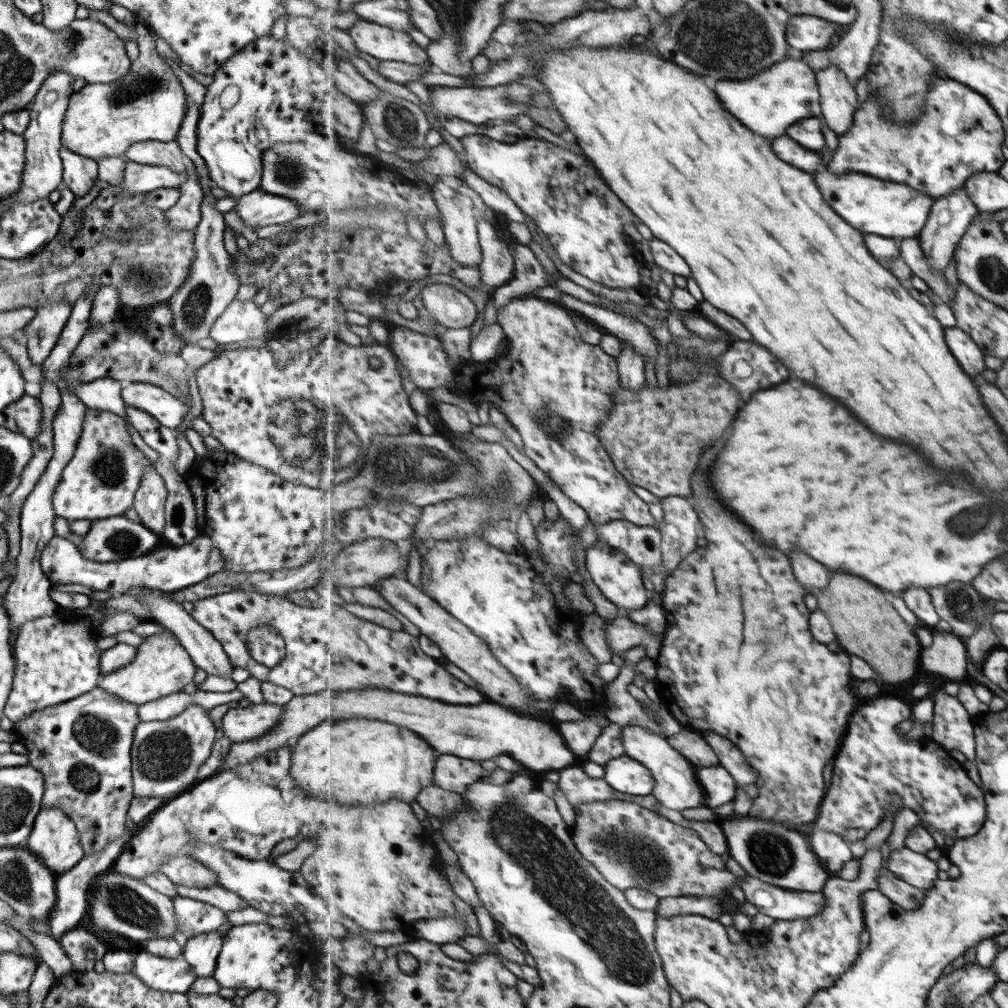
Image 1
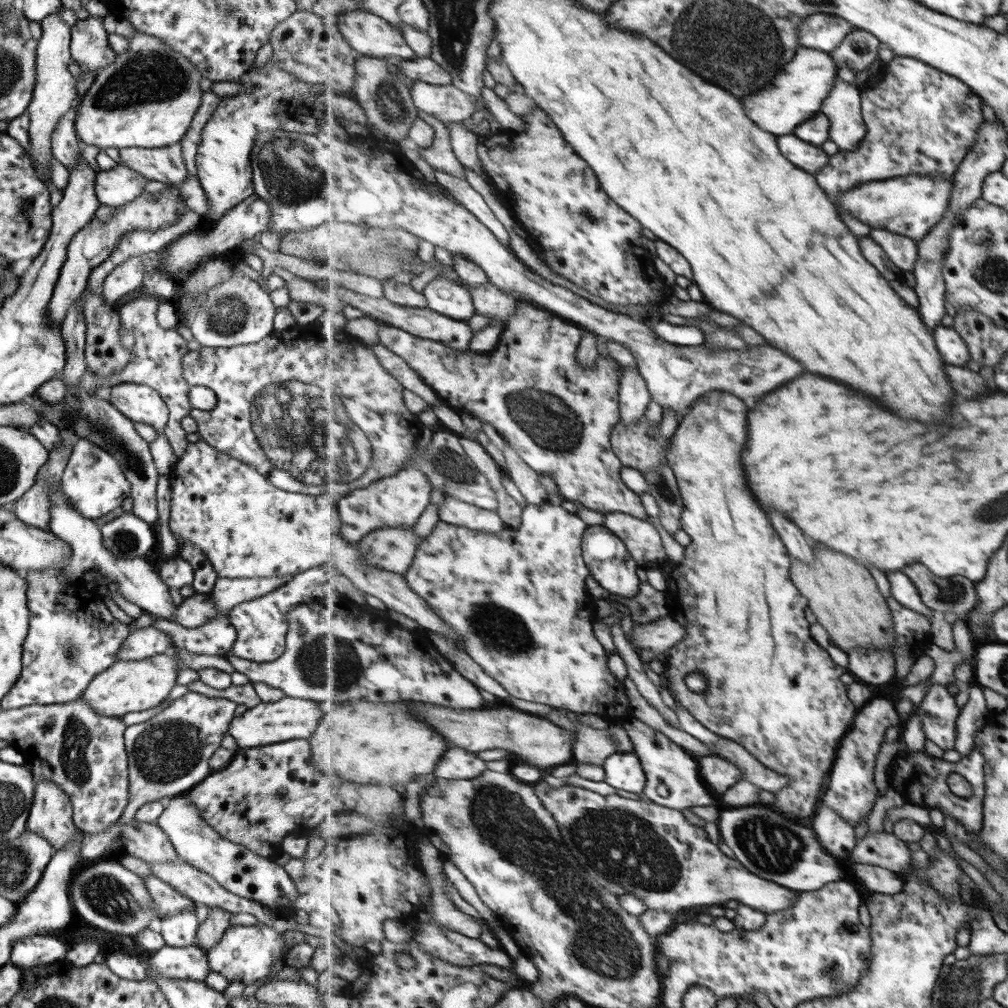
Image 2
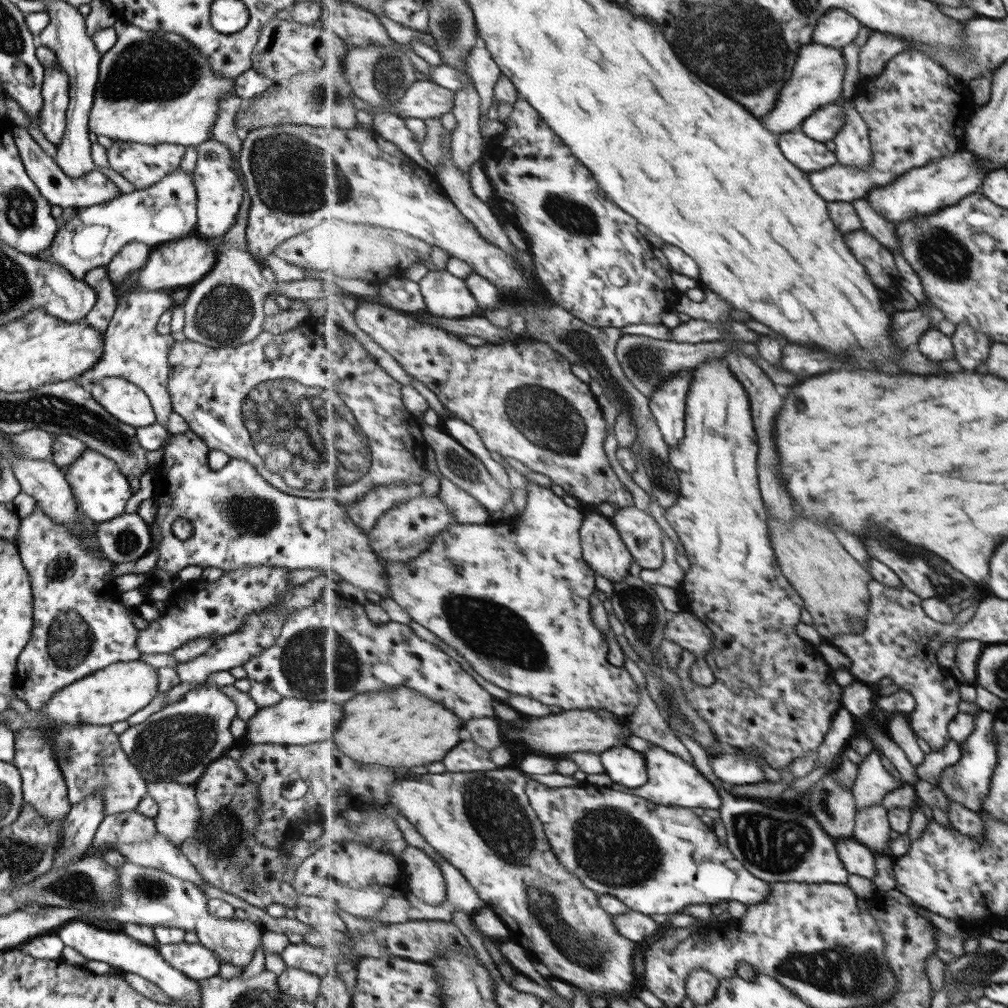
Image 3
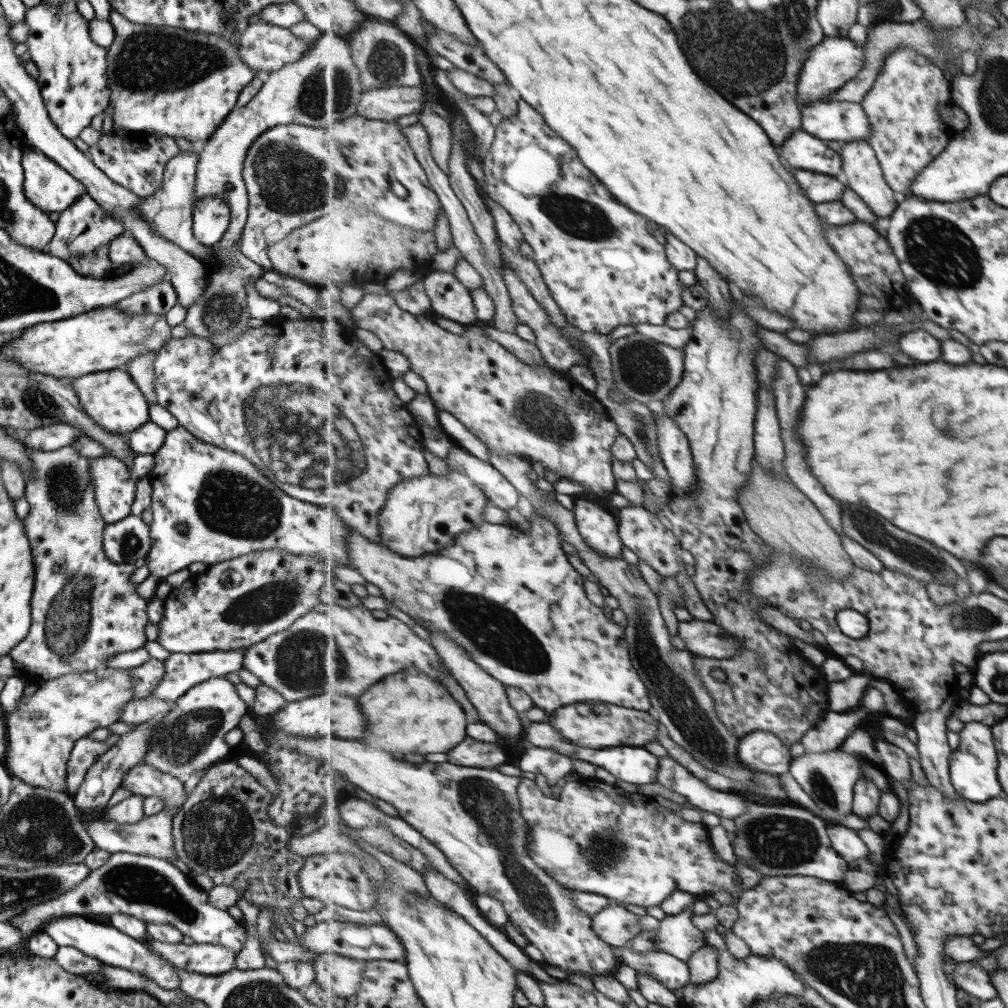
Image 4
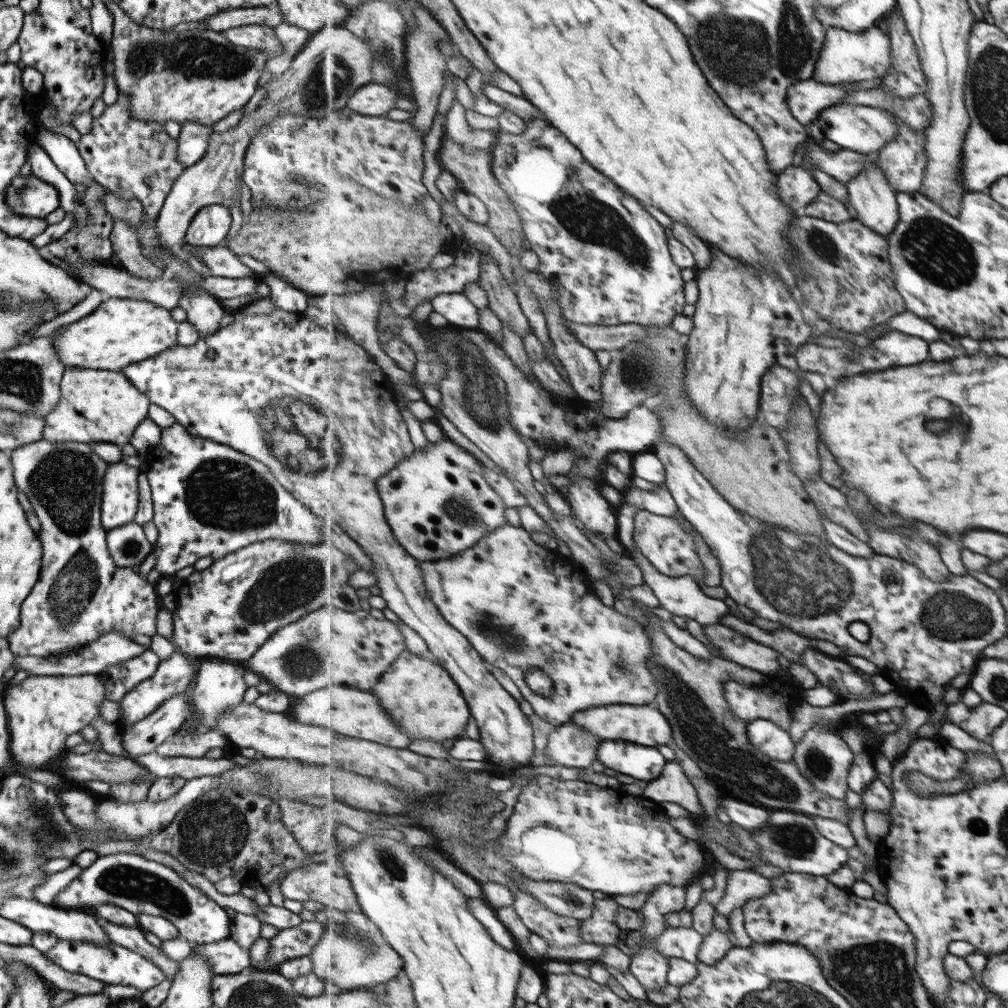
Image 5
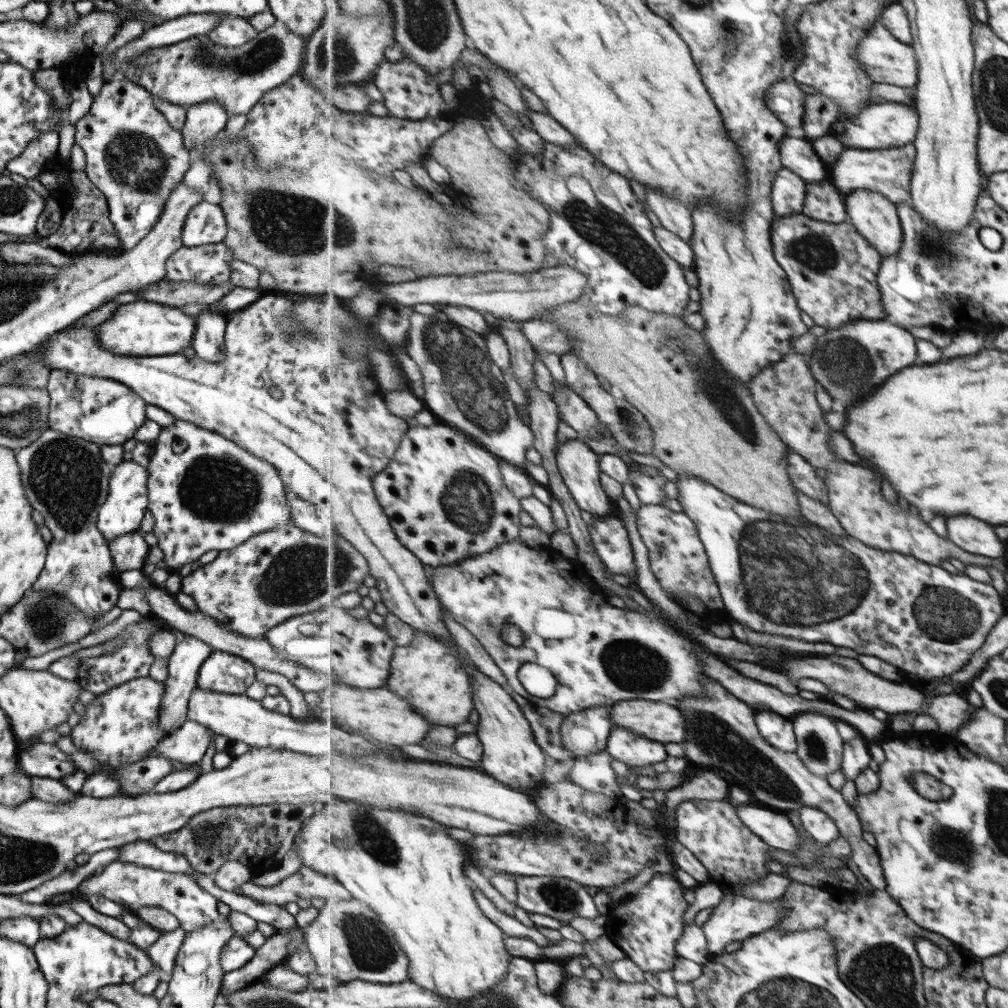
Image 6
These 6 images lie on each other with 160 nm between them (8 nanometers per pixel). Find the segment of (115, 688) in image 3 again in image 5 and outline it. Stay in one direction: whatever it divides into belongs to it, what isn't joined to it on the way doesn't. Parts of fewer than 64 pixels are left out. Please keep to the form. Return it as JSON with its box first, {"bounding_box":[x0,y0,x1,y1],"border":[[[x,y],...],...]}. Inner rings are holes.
{"bounding_box":[2,674,105,770],"border":[[[82,674],[79,676],[27,676],[21,682],[10,686],[6,684],[2,703],[7,716],[9,733],[9,752],[12,762],[21,768],[45,770],[60,758],[66,748],[66,736],[79,733],[89,723],[100,717],[99,703],[105,699],[102,678],[99,675]]]}

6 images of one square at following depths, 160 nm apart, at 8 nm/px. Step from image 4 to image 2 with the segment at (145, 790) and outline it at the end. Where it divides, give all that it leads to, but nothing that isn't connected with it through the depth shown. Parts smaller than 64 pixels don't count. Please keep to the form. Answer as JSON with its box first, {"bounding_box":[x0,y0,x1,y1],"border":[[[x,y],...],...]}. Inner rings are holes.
{"bounding_box":[155,793,304,920],"border":[[[180,793],[162,801],[164,807],[155,824],[167,835],[179,860],[208,874],[231,894],[270,908],[283,920],[291,918],[304,920],[293,908],[293,900],[300,892],[283,867],[273,862],[273,858],[256,856],[248,848],[221,838],[199,816],[200,812],[190,803],[189,795]]]}

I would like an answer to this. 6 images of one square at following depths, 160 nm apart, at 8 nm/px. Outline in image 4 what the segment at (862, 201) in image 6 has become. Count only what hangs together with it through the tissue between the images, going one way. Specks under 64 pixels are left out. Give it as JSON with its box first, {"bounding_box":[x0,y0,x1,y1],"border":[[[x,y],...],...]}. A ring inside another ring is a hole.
{"bounding_box":[840,141,901,218],"border":[[[870,141],[845,143],[842,144],[840,153],[843,156],[843,178],[848,186],[868,202],[876,215],[880,218],[890,218],[896,211],[901,196],[888,185],[872,143]]]}

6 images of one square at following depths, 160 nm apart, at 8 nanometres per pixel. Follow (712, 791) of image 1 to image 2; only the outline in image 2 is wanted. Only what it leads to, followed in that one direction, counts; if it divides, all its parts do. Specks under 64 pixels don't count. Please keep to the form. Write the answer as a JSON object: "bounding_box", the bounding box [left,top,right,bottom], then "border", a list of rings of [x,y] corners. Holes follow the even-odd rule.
{"bounding_box":[698,754,743,794],"border":[[[715,754],[701,756],[698,761],[702,775],[707,778],[707,783],[715,788],[717,794],[725,794],[731,786],[735,786],[743,778],[742,770]]]}

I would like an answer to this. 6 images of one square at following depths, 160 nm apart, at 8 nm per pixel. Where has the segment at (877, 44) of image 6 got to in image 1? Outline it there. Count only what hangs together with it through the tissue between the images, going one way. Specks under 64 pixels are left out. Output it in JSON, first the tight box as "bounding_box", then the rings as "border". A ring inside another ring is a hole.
{"bounding_box":[717,57,823,138],"border":[[[802,57],[786,58],[781,64],[749,78],[749,80],[719,80],[717,94],[723,106],[753,132],[775,138],[783,136],[789,126],[809,118],[823,118],[820,85],[817,70],[807,64]]]}

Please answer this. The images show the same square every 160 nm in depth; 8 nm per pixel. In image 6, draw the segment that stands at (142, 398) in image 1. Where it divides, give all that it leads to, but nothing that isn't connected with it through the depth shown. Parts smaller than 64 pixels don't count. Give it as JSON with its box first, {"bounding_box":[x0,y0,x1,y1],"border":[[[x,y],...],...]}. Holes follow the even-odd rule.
{"bounding_box":[45,369,146,445],"border":[[[51,369],[45,387],[49,404],[49,429],[100,445],[122,445],[135,434],[146,419],[146,402],[130,388],[107,378],[81,376],[61,369]]]}

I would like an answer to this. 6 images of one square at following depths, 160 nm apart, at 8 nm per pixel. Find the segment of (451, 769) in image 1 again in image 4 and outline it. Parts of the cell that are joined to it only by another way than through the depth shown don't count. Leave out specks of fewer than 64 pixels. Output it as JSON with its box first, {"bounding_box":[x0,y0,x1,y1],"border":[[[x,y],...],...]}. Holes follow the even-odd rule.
{"bounding_box":[449,736,508,768],"border":[[[467,736],[453,752],[449,752],[449,762],[461,764],[461,766],[477,766],[477,768],[491,768],[501,766],[508,762],[505,750],[501,750],[495,744],[479,742],[471,736]]]}

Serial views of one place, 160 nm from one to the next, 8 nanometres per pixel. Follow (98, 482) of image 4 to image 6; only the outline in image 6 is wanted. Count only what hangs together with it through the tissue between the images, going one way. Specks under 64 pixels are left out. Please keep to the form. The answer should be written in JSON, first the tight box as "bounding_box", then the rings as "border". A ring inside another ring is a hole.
{"bounding_box":[96,461,148,544],"border":[[[121,461],[119,464],[112,466],[108,478],[108,491],[106,499],[98,508],[96,518],[97,530],[103,535],[108,544],[112,538],[138,531],[141,519],[147,508],[147,487],[146,480],[148,472],[146,468],[139,466],[136,462]]]}

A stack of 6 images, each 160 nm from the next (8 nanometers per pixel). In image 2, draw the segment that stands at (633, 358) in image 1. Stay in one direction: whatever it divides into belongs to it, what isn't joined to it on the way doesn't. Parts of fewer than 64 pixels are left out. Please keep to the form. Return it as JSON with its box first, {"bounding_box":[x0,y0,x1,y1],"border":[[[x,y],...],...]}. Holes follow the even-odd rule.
{"bounding_box":[621,367,651,425],"border":[[[625,367],[621,375],[621,423],[634,425],[651,404],[651,394],[640,369]]]}

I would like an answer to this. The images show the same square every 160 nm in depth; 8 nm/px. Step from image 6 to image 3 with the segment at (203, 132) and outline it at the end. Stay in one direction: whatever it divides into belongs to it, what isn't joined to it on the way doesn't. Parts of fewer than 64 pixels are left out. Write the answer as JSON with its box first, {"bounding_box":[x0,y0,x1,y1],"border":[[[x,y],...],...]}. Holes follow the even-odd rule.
{"bounding_box":[48,168,196,280],"border":[[[181,168],[175,169],[155,185],[137,189],[130,193],[119,194],[113,200],[78,209],[78,213],[57,228],[57,233],[48,247],[53,261],[60,264],[71,276],[82,280],[84,274],[93,268],[105,267],[125,244],[139,242],[150,247],[158,244],[181,240],[196,234],[196,192],[193,176],[187,175]]]}

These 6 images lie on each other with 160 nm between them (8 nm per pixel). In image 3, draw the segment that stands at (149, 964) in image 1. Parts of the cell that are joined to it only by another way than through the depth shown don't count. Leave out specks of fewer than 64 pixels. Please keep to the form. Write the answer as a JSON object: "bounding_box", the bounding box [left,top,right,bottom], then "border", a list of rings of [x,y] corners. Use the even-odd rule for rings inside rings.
{"bounding_box":[155,941,221,981],"border":[[[183,941],[179,944],[156,945],[155,949],[171,968],[196,981],[217,975],[221,966],[216,956],[199,943]]]}

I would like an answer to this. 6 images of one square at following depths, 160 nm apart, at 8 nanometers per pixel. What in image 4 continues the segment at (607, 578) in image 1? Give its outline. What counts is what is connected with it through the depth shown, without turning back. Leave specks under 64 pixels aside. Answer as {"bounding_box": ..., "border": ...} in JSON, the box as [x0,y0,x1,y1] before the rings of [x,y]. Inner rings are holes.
{"bounding_box":[574,499,624,558],"border":[[[577,499],[574,508],[576,523],[583,538],[596,552],[609,558],[621,558],[624,541],[617,518],[601,506]]]}

